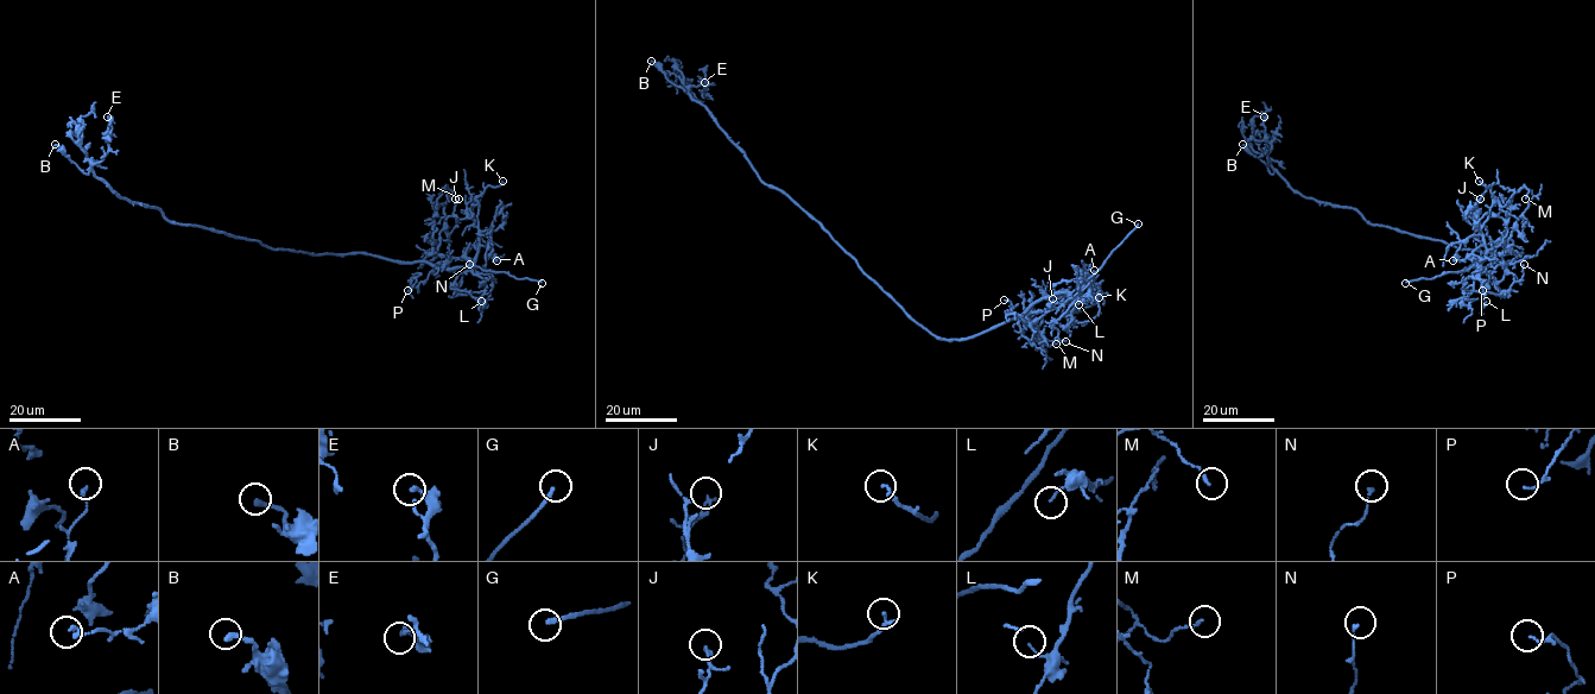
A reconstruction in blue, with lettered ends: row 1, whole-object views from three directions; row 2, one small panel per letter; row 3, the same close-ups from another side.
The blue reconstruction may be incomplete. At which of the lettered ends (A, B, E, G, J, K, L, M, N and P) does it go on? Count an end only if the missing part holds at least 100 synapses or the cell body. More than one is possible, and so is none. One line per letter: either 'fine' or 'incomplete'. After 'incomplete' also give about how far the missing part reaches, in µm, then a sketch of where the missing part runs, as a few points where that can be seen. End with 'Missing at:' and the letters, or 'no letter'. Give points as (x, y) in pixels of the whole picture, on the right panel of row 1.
A: fine
B: fine
E: fine
G: incomplete; missing 30 µm; course (1405, 283), (1412, 301), (1438, 308), (1459, 323), (1470, 326)
J: fine
K: fine
L: fine
M: fine
N: fine
P: fine
Missing at: G

